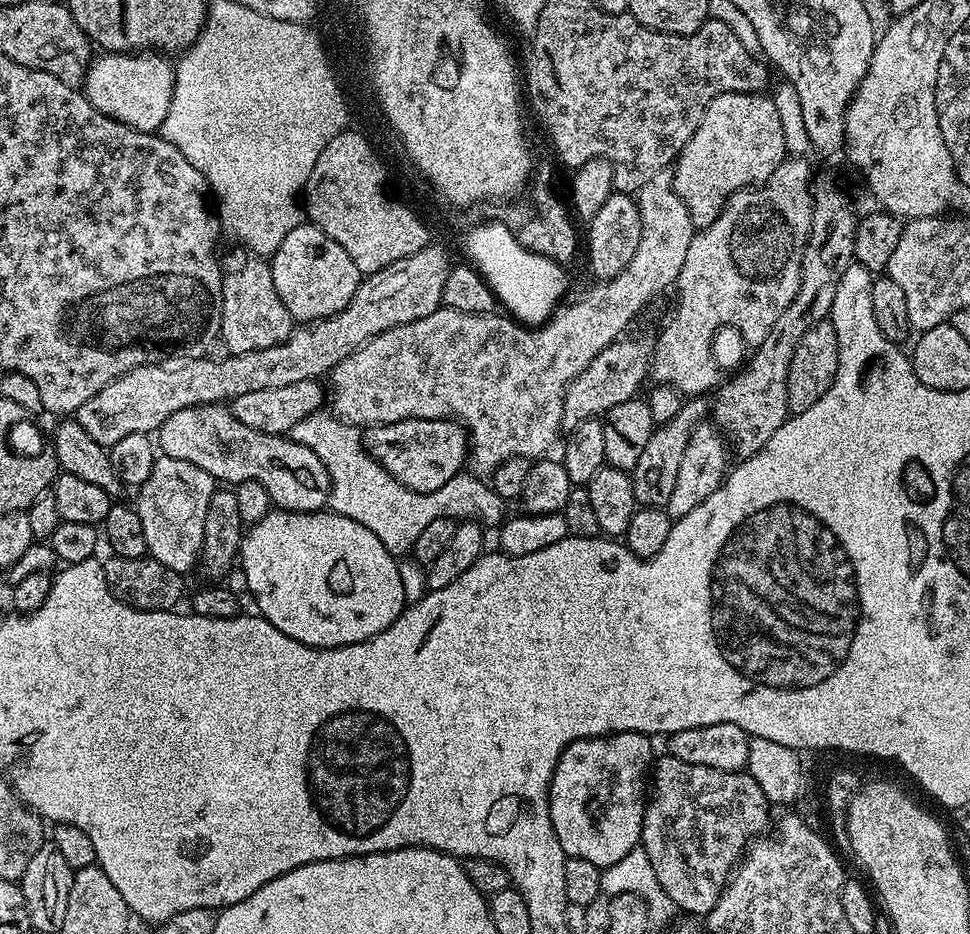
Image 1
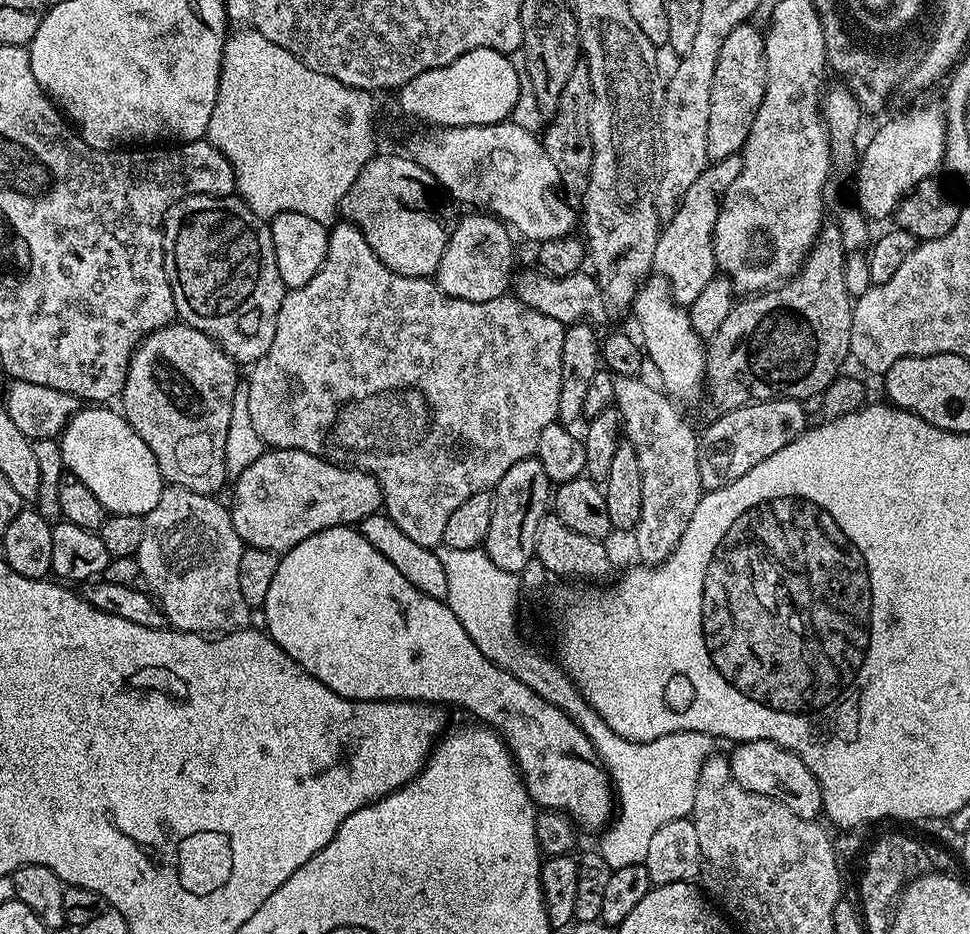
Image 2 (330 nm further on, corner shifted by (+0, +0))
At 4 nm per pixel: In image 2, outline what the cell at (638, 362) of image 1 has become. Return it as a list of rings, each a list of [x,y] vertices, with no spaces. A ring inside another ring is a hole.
[[[739,155],[728,156],[725,160],[709,163],[708,169],[698,174],[690,190],[680,199],[672,216],[660,229],[660,237],[654,251],[653,269],[659,279],[667,280],[672,299],[681,306],[687,306],[702,294],[706,282],[718,275],[714,254],[714,232],[720,213],[720,201],[724,189],[738,178],[742,160]]]

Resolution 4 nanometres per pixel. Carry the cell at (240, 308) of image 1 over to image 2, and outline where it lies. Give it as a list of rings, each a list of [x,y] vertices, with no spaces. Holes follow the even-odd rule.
[[[235,195],[230,196],[187,196],[171,208],[164,217],[164,265],[170,282],[170,290],[174,294],[174,306],[177,317],[191,328],[202,330],[202,334],[209,336],[228,357],[236,361],[240,366],[251,366],[258,358],[270,350],[270,342],[274,342],[274,330],[278,326],[278,310],[282,306],[282,298],[285,294],[285,286],[282,282],[282,274],[278,274],[278,262],[274,254],[274,242],[272,241],[272,229],[269,221],[262,219],[254,210],[244,205],[243,200]]]

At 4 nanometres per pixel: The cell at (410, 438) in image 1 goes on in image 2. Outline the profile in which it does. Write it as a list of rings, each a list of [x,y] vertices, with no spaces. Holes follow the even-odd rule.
[[[297,448],[261,451],[259,458],[251,460],[247,466],[241,468],[234,484],[236,489],[232,492],[230,511],[238,538],[244,541],[247,547],[275,554],[289,552],[294,546],[298,546],[298,542],[306,542],[306,538],[327,528],[358,526],[368,516],[377,515],[382,508],[380,483],[372,477],[372,473],[334,464],[331,460],[324,460]]]

